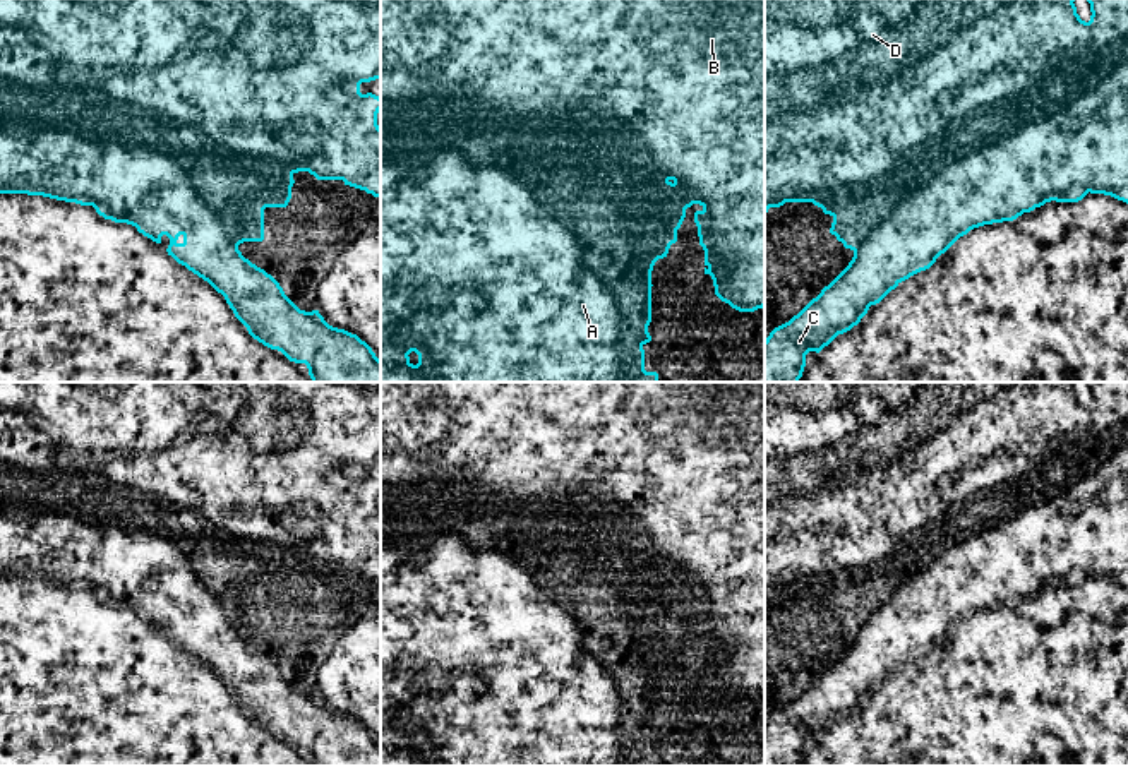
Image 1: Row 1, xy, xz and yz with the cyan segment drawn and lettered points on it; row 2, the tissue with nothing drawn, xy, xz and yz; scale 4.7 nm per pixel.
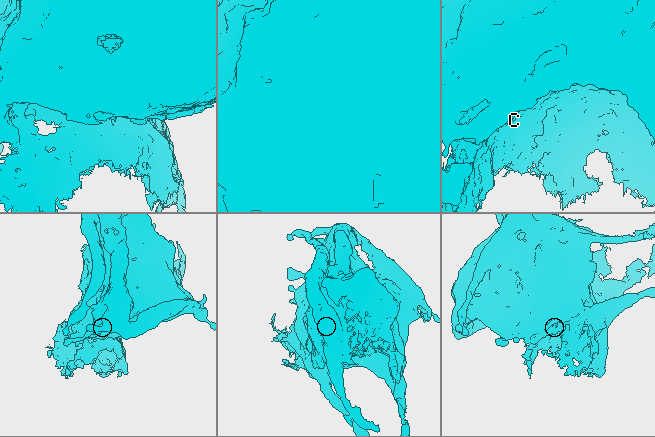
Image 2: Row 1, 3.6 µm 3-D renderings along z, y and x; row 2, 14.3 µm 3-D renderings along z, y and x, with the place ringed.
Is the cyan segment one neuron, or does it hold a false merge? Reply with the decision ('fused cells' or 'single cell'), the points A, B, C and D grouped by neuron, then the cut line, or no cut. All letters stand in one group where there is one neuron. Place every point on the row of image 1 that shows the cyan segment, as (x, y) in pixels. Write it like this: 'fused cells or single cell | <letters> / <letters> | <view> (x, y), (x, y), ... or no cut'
fused cells | A C / B D | xz (381, 158), (455, 146), (518, 179), (614, 295), (633, 381)

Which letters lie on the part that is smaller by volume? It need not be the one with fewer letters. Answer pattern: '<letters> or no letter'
A, C

